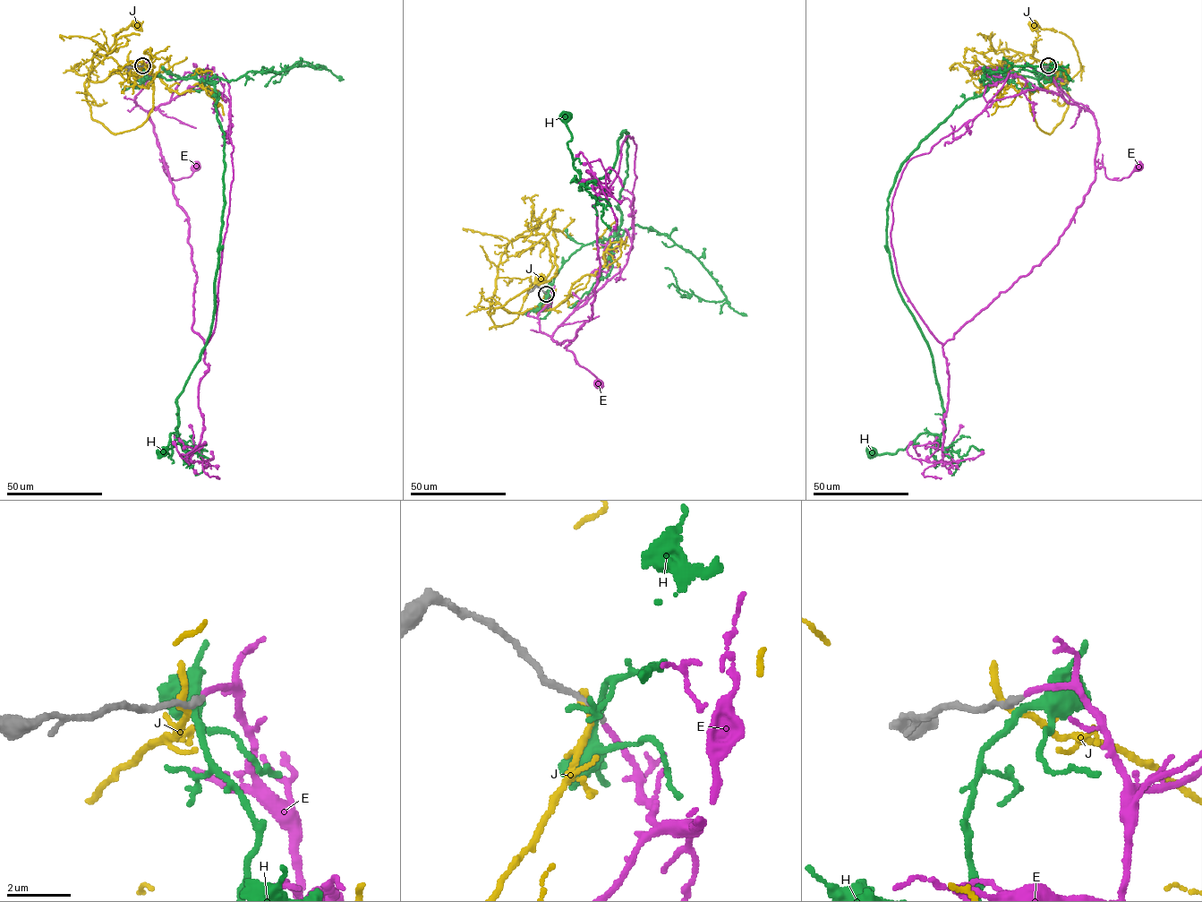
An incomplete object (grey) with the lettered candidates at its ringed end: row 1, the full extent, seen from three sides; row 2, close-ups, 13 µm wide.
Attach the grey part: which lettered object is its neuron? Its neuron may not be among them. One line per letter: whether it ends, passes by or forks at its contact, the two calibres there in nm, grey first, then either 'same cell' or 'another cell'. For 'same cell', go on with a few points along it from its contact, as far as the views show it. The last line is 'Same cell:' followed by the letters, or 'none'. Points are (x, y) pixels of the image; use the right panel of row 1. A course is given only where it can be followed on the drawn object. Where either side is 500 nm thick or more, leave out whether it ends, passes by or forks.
E: it ends; calibres 220 and 170 nm; same cell; course (1048, 65), (1061, 90), (1087, 107), (1095, 120), (1095, 167), (1103, 167), (1110, 179), (1121, 180), (1138, 166)
H: it passes by; calibres 240 and 240 nm; another cell
J: it ends; calibres 280 and 260 nm; another cell
Same cell: E

